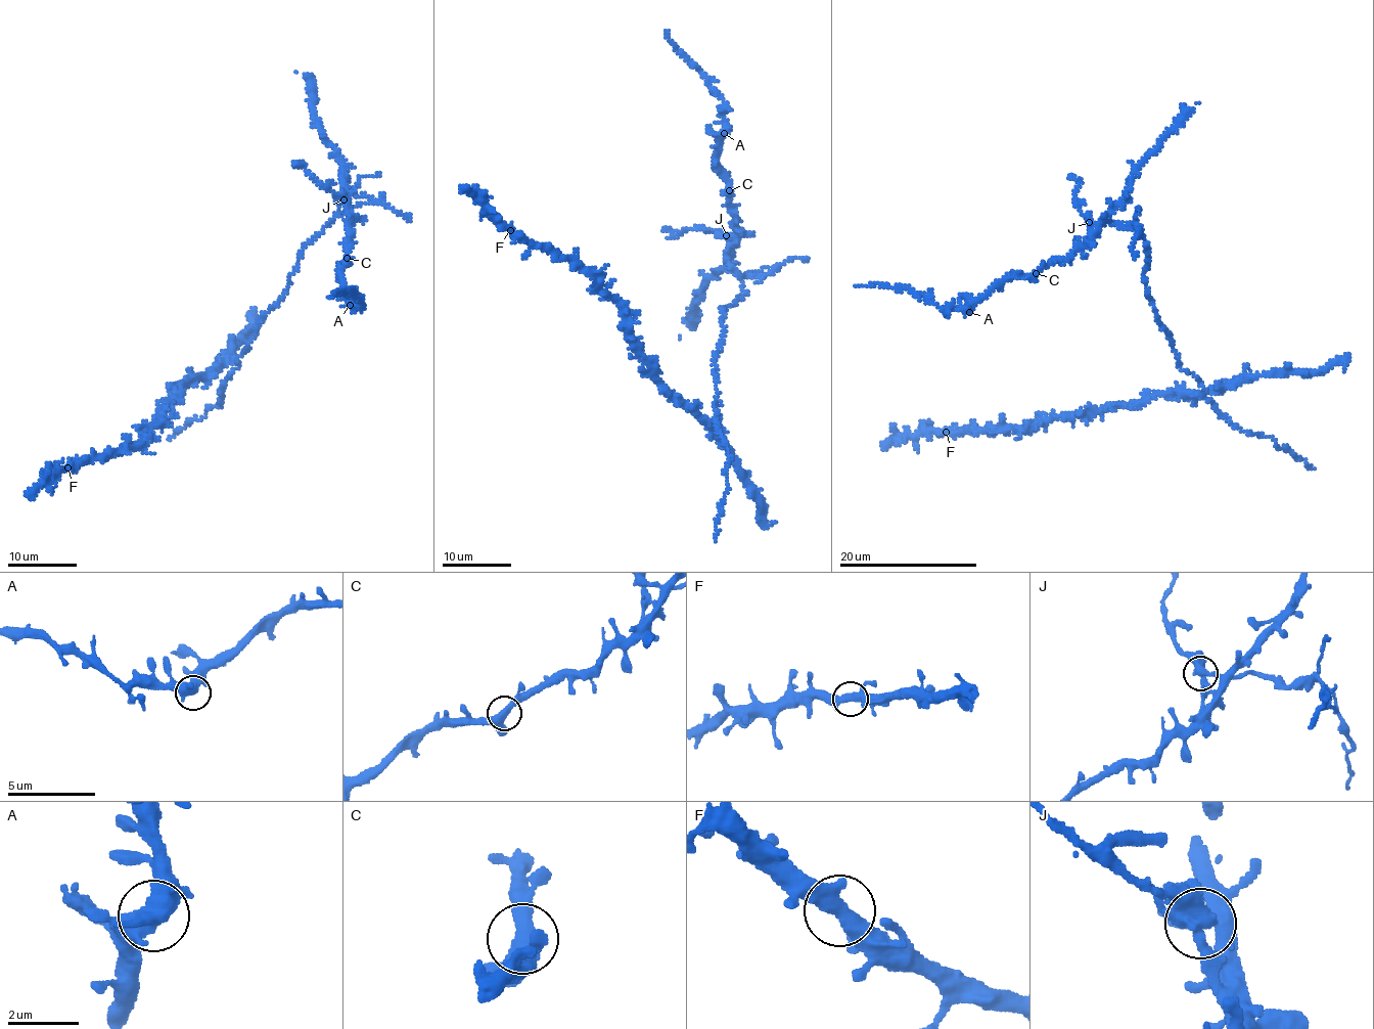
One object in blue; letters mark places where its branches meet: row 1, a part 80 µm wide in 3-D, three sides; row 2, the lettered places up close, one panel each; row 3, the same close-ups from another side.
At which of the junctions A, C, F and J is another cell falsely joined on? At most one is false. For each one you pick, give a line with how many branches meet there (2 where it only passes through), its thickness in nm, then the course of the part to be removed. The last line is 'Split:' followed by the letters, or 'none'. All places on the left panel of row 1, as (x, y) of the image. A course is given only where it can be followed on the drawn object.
J: branches 3; calibre 400 nm; course (345, 199), (335, 197), (344, 197), (339, 214), (308, 240), (284, 298), (258, 322), (220, 405), (169, 438)
Split: J

